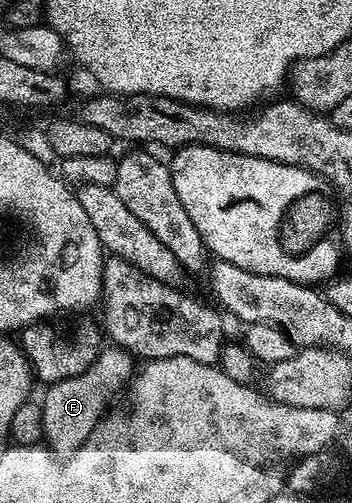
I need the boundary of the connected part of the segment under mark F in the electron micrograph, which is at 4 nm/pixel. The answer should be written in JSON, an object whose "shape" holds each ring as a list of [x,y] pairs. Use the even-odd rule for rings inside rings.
{"shape":[[[116,347],[102,348],[101,354],[83,371],[71,379],[48,386],[44,391],[45,401],[40,402],[43,415],[44,440],[54,454],[68,455],[80,447],[93,434],[97,424],[106,416],[105,404],[120,391],[123,385],[128,386],[135,373],[135,358],[125,349]]]}

